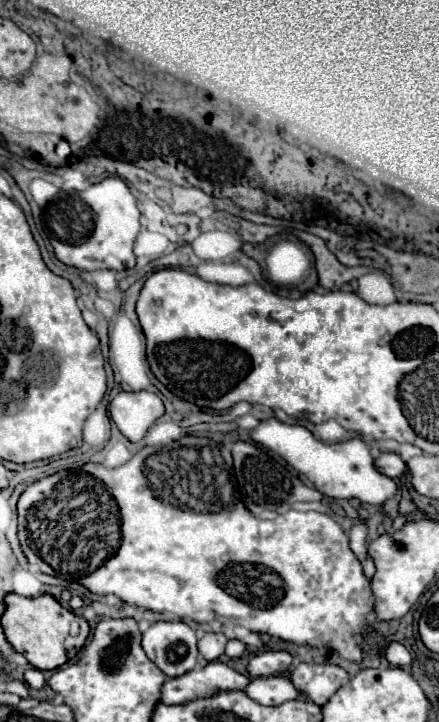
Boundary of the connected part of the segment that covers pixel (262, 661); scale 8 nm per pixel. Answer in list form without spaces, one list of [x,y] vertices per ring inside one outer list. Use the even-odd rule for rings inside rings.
[[[262,652],[250,660],[248,672],[250,676],[272,676],[274,672],[286,672],[290,666],[292,656],[288,652]]]

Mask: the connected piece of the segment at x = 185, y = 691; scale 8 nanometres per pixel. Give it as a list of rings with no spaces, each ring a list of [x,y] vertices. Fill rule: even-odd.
[[[208,662],[204,668],[194,668],[192,672],[186,672],[184,676],[176,676],[176,678],[166,678],[160,692],[162,692],[162,702],[164,704],[184,704],[192,698],[200,698],[200,696],[212,696],[218,690],[244,690],[248,684],[252,682],[250,676],[246,674],[238,674],[236,670],[228,668],[222,662]]]

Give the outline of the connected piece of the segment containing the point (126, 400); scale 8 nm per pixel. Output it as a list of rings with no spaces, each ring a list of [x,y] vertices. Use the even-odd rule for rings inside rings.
[[[120,392],[110,402],[110,416],[118,430],[130,440],[138,442],[156,418],[164,414],[162,400],[152,392]]]

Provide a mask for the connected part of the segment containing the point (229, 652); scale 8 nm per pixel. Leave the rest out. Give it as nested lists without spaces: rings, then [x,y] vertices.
[[[230,640],[226,644],[226,656],[228,658],[240,658],[244,654],[244,650],[246,650],[246,644],[240,640]]]

